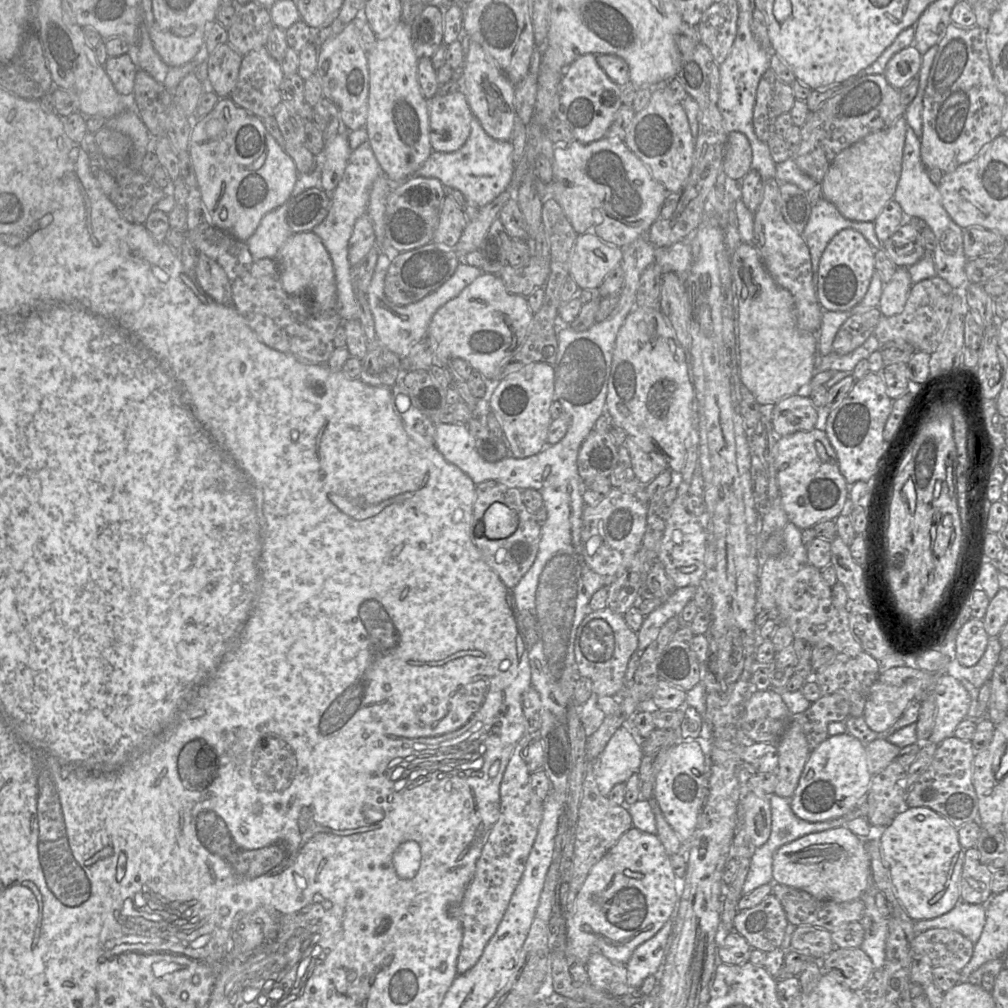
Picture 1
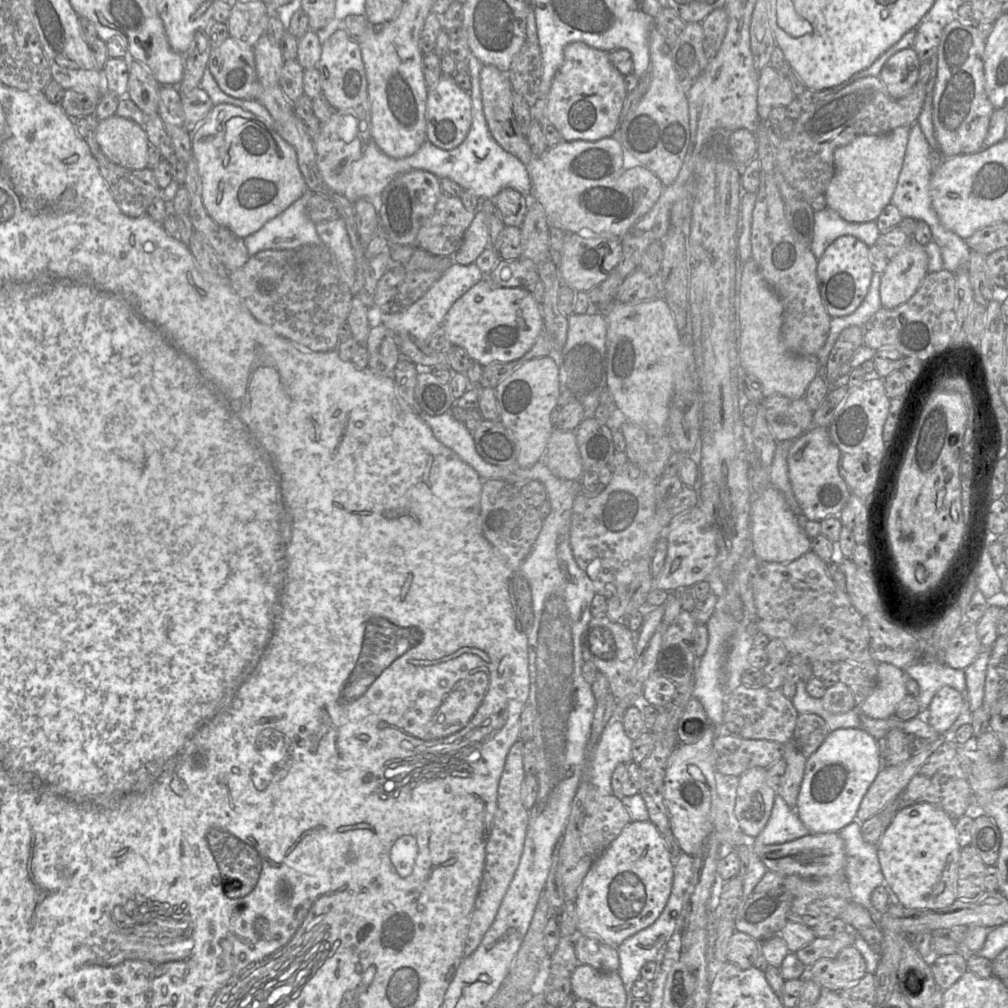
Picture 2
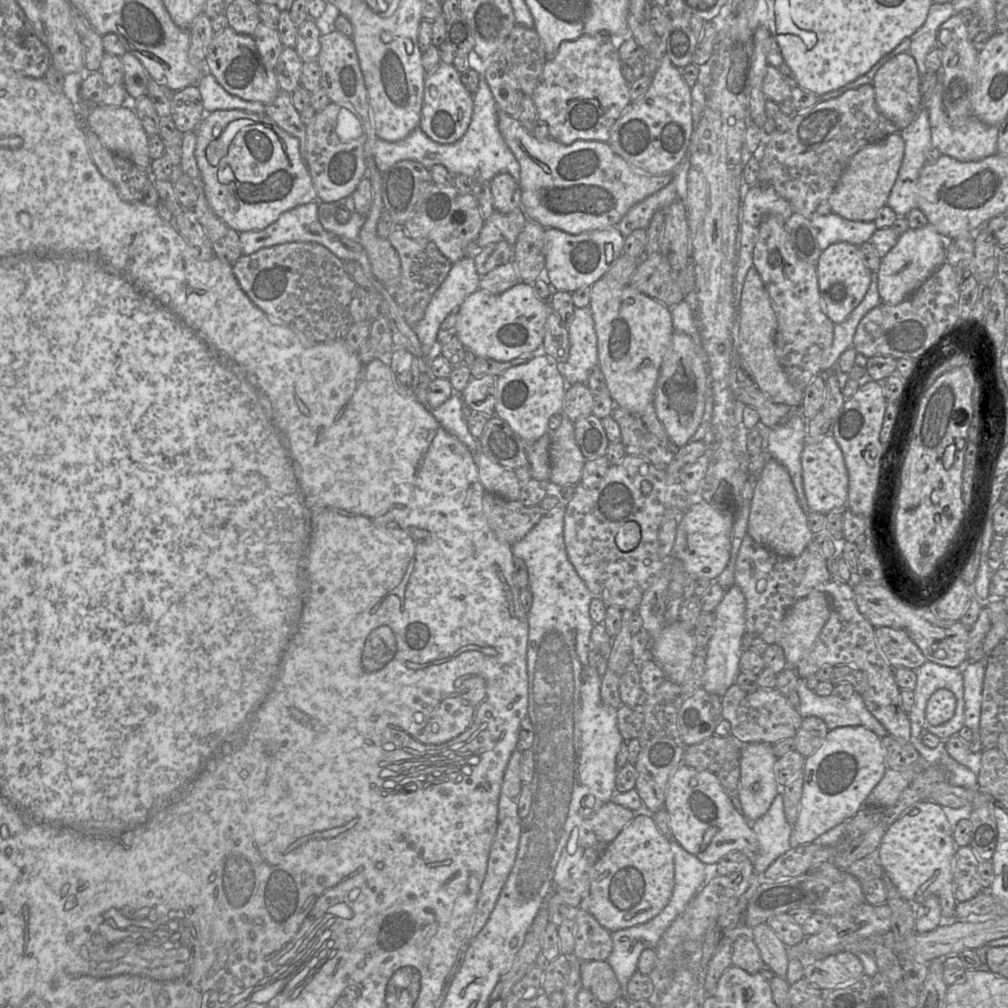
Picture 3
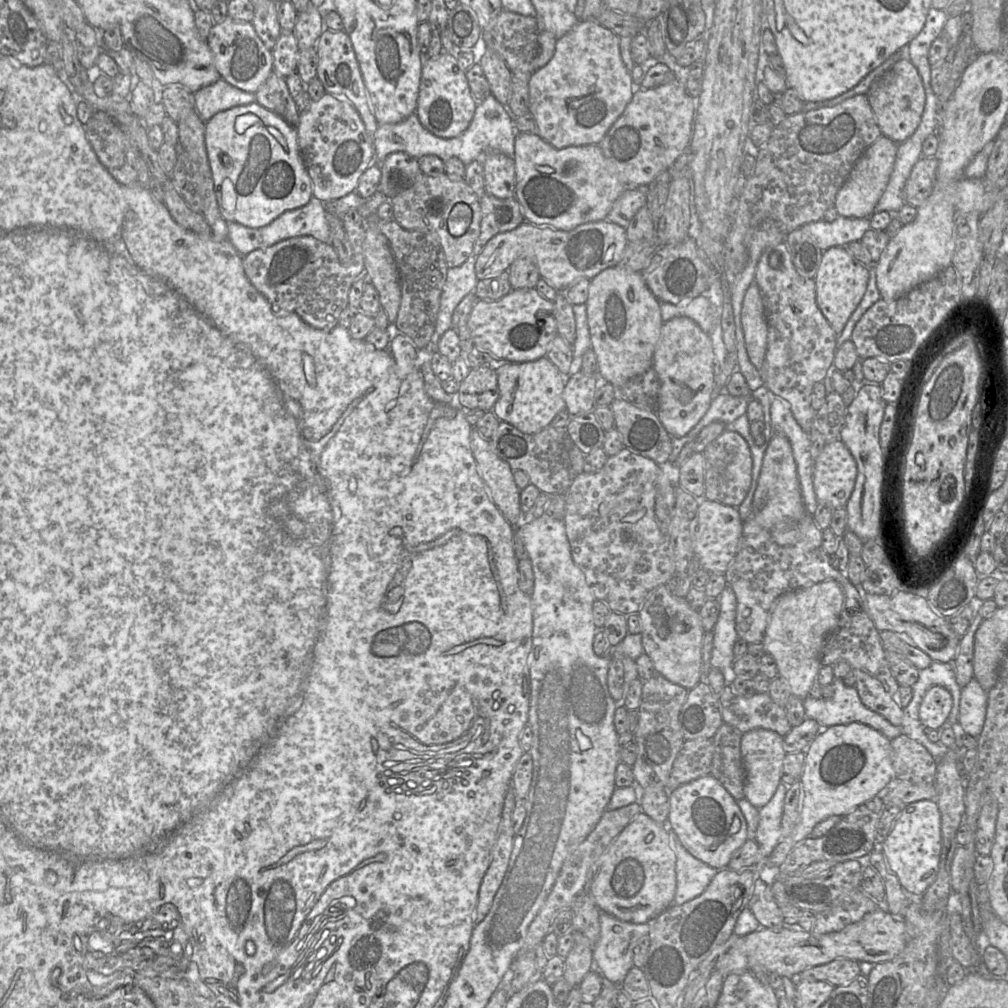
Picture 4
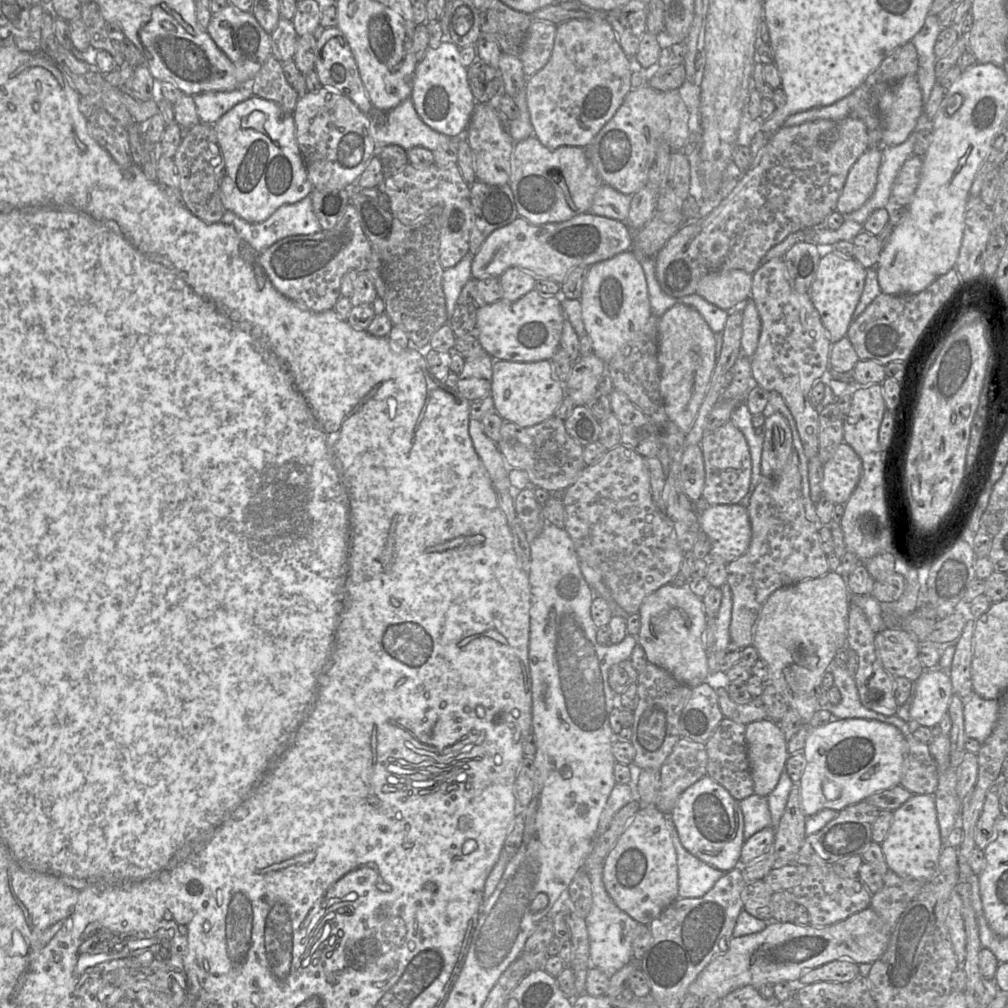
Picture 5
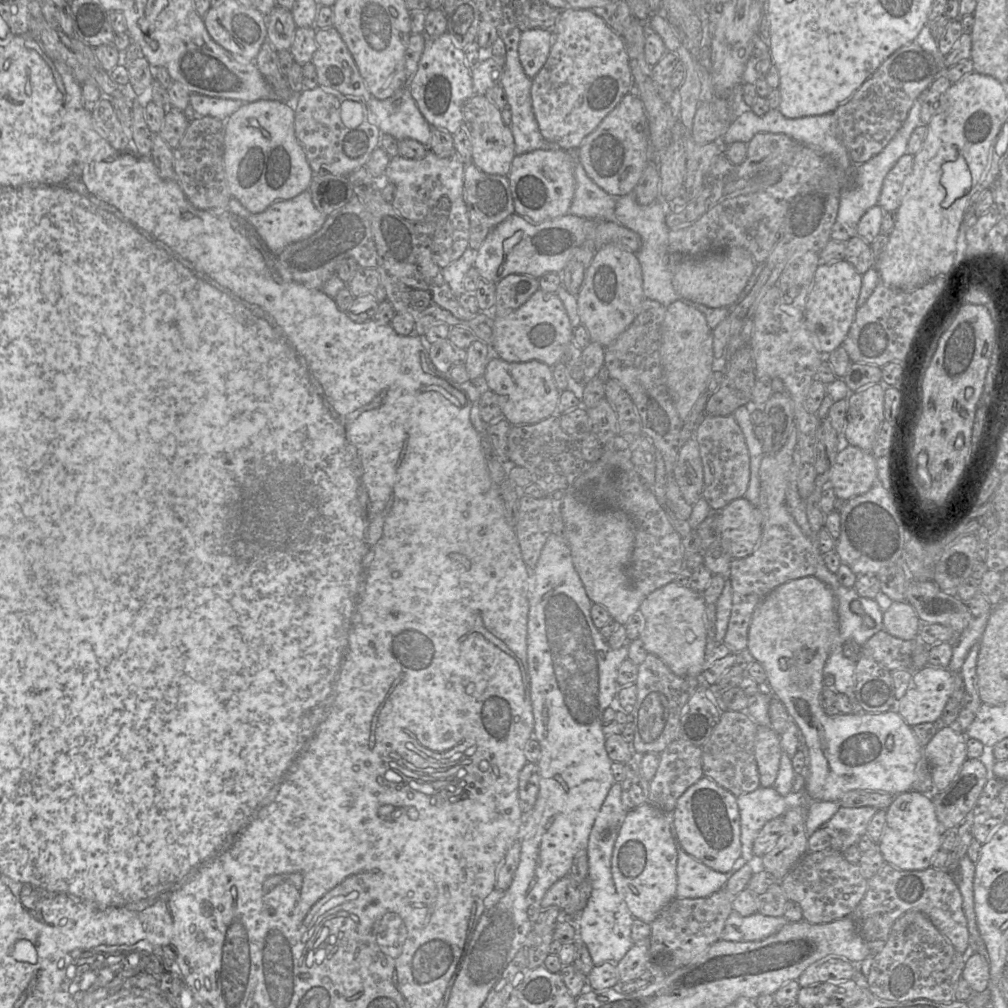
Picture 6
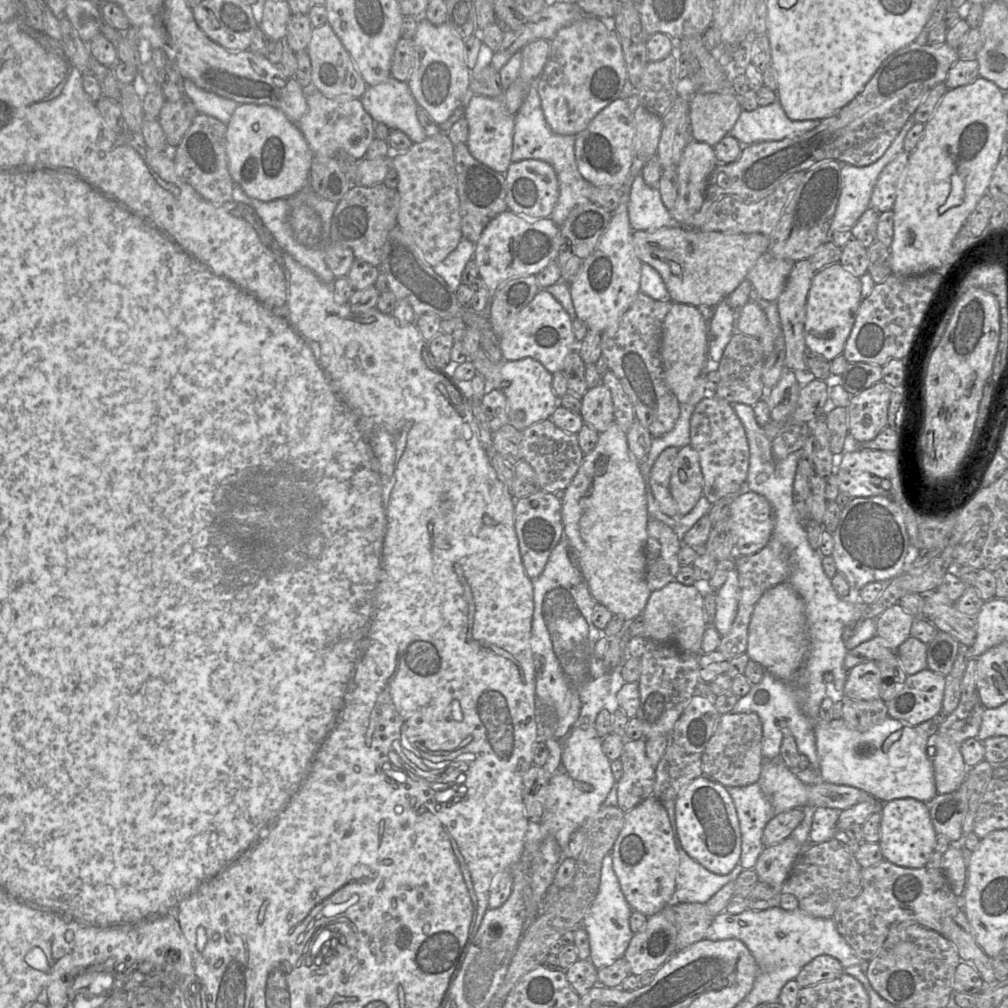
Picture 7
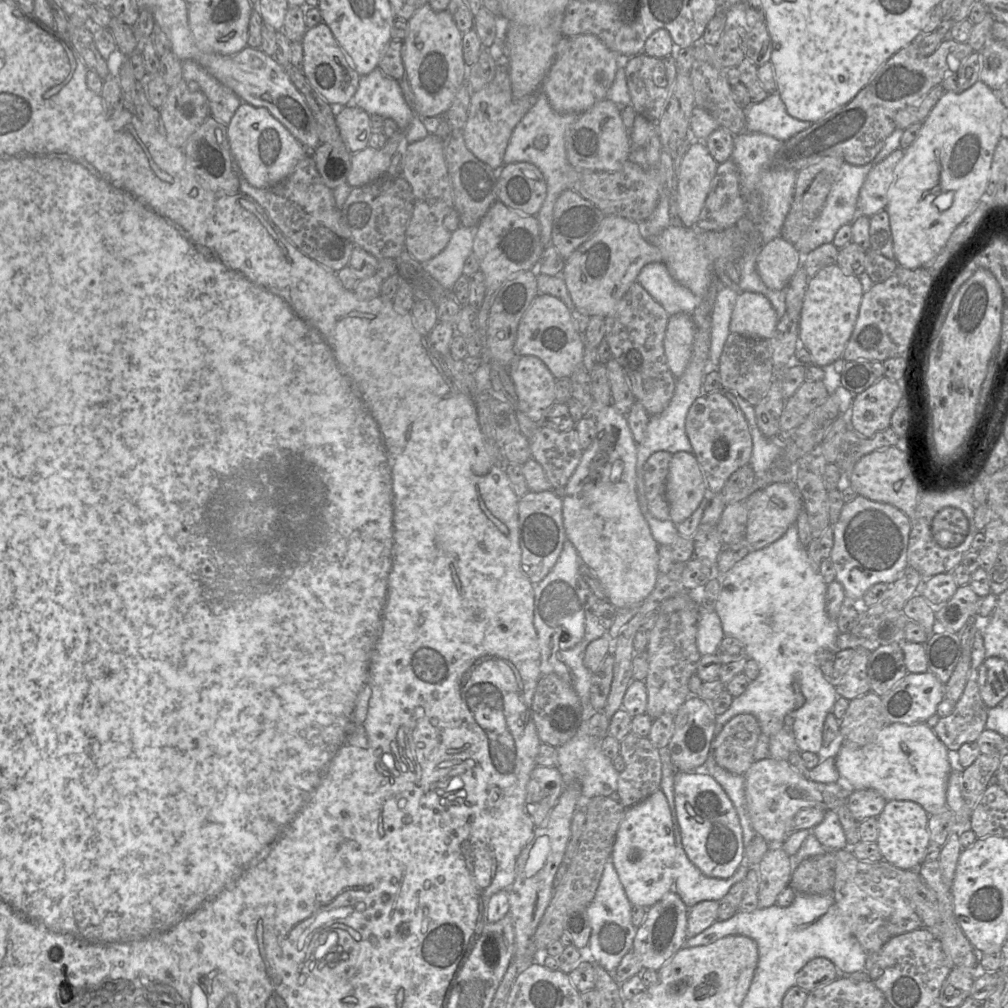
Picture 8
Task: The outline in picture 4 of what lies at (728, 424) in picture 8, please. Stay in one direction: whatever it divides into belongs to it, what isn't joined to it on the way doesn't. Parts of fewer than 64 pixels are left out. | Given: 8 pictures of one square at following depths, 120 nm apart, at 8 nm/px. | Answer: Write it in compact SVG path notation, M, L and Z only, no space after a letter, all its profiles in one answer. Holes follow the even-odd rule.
M726 428L702 452L705 459L705 490L707 500L738 507L745 499L752 480L752 455L746 440L736 431Z

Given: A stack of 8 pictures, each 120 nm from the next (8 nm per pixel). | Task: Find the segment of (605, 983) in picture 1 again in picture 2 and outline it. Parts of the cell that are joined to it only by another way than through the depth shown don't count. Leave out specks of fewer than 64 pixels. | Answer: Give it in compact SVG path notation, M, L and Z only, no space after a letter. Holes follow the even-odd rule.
M577 934L574 937L574 949L580 964L600 971L618 972L620 961L616 946Z

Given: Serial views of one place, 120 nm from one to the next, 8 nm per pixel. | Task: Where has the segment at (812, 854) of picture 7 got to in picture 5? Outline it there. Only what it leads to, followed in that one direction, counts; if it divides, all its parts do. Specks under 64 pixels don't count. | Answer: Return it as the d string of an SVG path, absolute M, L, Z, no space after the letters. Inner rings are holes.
M830 865L808 866L801 881L790 890L795 902L809 913L812 926L829 926L870 906L871 896L859 877L839 877Z

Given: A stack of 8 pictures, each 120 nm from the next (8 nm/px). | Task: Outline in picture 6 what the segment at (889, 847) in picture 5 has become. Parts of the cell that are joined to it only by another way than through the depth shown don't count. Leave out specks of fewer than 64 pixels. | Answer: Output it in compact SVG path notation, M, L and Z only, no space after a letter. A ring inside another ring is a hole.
M911 790L895 795L885 810L886 822L878 843L884 861L903 871L921 871L931 867L933 857L941 849L943 833L932 797Z

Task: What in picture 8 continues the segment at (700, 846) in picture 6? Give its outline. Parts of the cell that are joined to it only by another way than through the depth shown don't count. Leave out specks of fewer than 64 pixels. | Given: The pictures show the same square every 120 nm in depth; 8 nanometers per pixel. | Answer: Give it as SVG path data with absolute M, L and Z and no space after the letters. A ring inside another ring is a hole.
M676 771L674 803L683 848L689 860L706 876L726 879L744 861L742 829L737 811L722 786L706 771Z

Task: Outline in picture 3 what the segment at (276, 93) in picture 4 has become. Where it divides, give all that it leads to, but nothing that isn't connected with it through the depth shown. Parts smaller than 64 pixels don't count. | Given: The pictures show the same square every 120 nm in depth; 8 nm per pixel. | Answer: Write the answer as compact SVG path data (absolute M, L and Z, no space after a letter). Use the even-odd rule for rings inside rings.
M280 89L276 98L271 103L265 105L265 114L283 130L298 138L300 153L304 160L306 126L301 121L300 112L292 104L291 94Z

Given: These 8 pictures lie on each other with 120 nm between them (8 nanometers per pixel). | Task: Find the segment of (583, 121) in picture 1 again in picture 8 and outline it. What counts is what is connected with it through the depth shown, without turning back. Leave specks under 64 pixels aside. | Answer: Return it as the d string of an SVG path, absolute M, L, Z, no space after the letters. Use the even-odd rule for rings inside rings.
M592 34L563 36L557 44L554 61L540 87L541 93L547 96L555 111L581 114L607 97L622 62L623 59L618 54L611 51L598 37Z

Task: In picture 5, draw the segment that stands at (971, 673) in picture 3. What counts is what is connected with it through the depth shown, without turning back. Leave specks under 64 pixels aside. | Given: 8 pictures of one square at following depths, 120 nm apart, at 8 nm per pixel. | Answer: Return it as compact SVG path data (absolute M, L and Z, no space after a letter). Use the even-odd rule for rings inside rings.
M972 692L964 700L964 733L980 744L991 735L998 719L999 701L981 698Z

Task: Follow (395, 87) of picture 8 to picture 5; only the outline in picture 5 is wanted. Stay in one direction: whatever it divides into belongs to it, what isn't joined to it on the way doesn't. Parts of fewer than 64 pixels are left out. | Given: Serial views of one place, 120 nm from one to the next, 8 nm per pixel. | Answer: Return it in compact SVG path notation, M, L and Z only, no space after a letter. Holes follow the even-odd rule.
M411 97L389 110L373 106L368 116L378 149L396 144L406 151L413 147L423 147L433 152L451 138L433 130L422 121Z

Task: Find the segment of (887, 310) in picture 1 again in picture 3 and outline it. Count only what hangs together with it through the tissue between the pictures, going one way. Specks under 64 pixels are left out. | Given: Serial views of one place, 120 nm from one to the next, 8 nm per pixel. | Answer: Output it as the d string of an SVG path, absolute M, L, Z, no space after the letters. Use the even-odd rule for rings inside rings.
M928 224L923 228L909 228L895 246L881 259L878 270L878 293L882 303L895 306L910 297L944 262L947 239Z

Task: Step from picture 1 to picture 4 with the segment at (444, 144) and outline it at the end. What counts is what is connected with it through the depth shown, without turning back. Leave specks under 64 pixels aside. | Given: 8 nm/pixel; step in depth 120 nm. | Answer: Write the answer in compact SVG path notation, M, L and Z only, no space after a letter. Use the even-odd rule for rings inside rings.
M443 51L437 57L424 57L415 113L426 129L441 138L457 137L469 126L477 104L457 56Z

